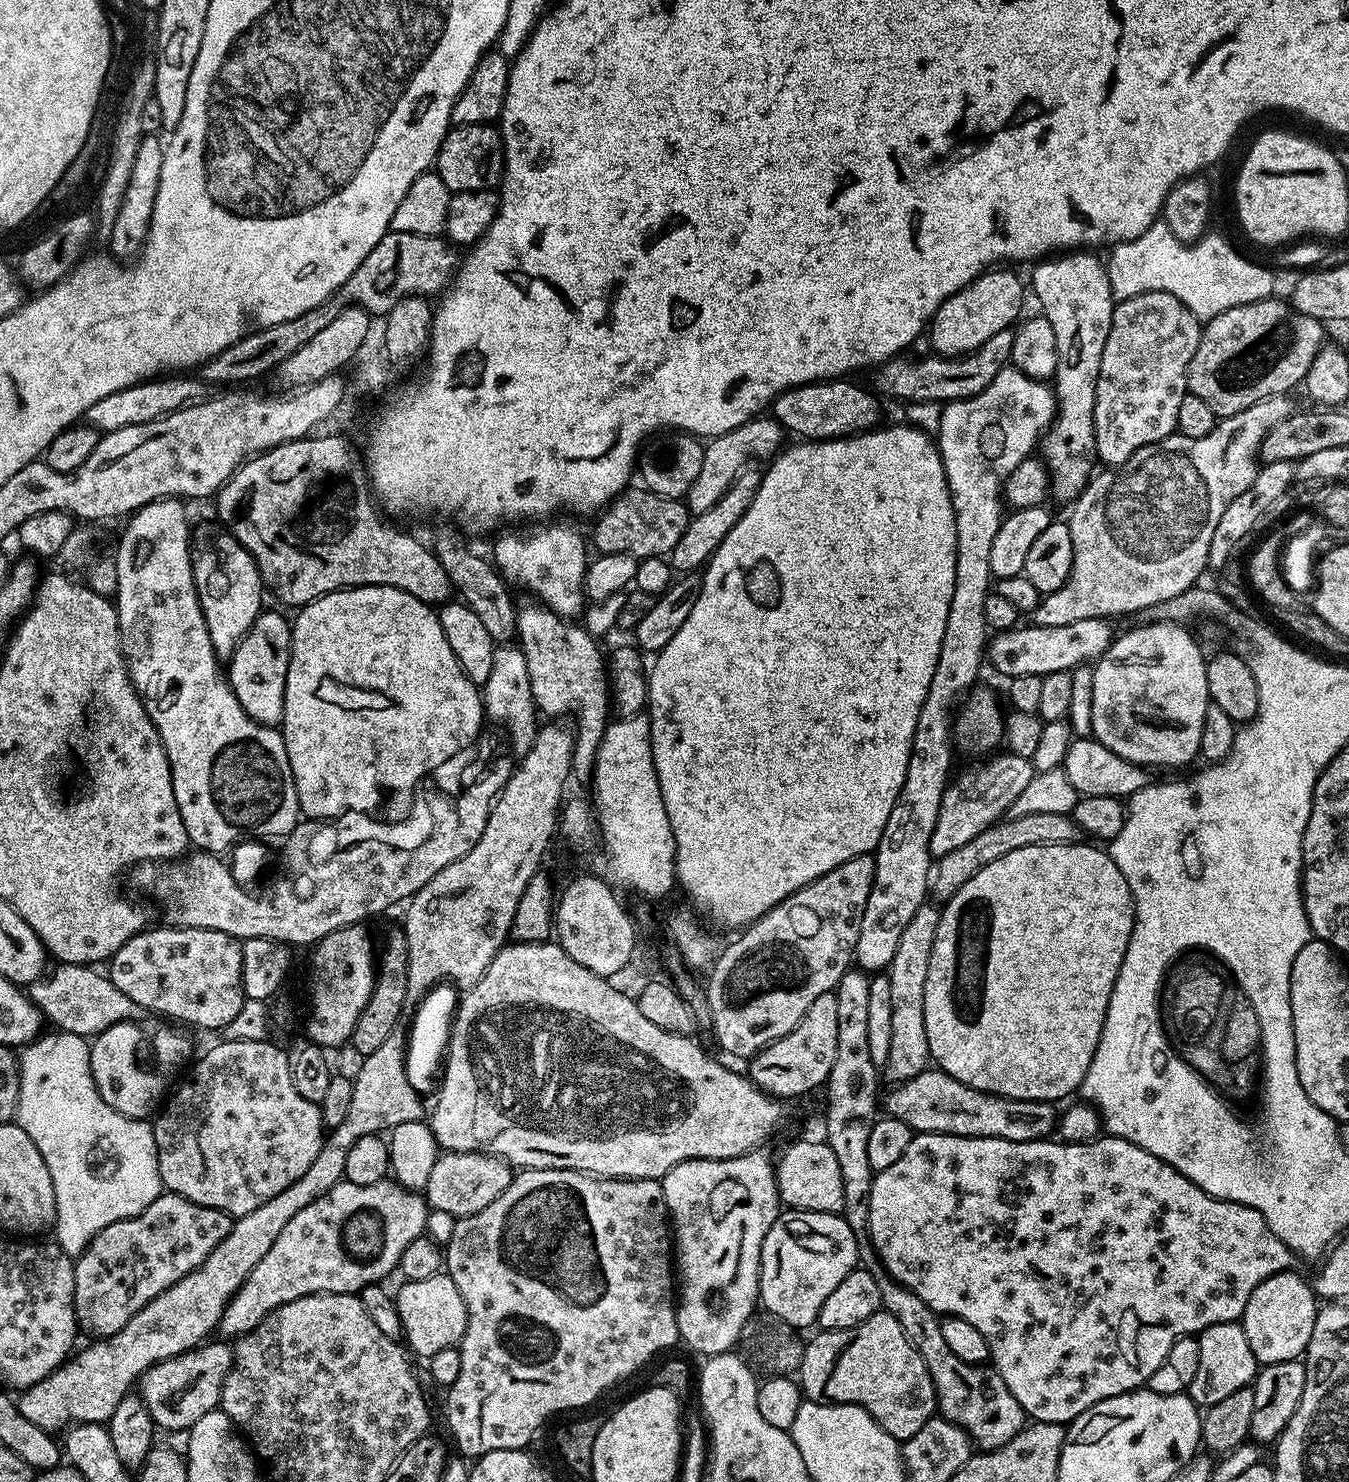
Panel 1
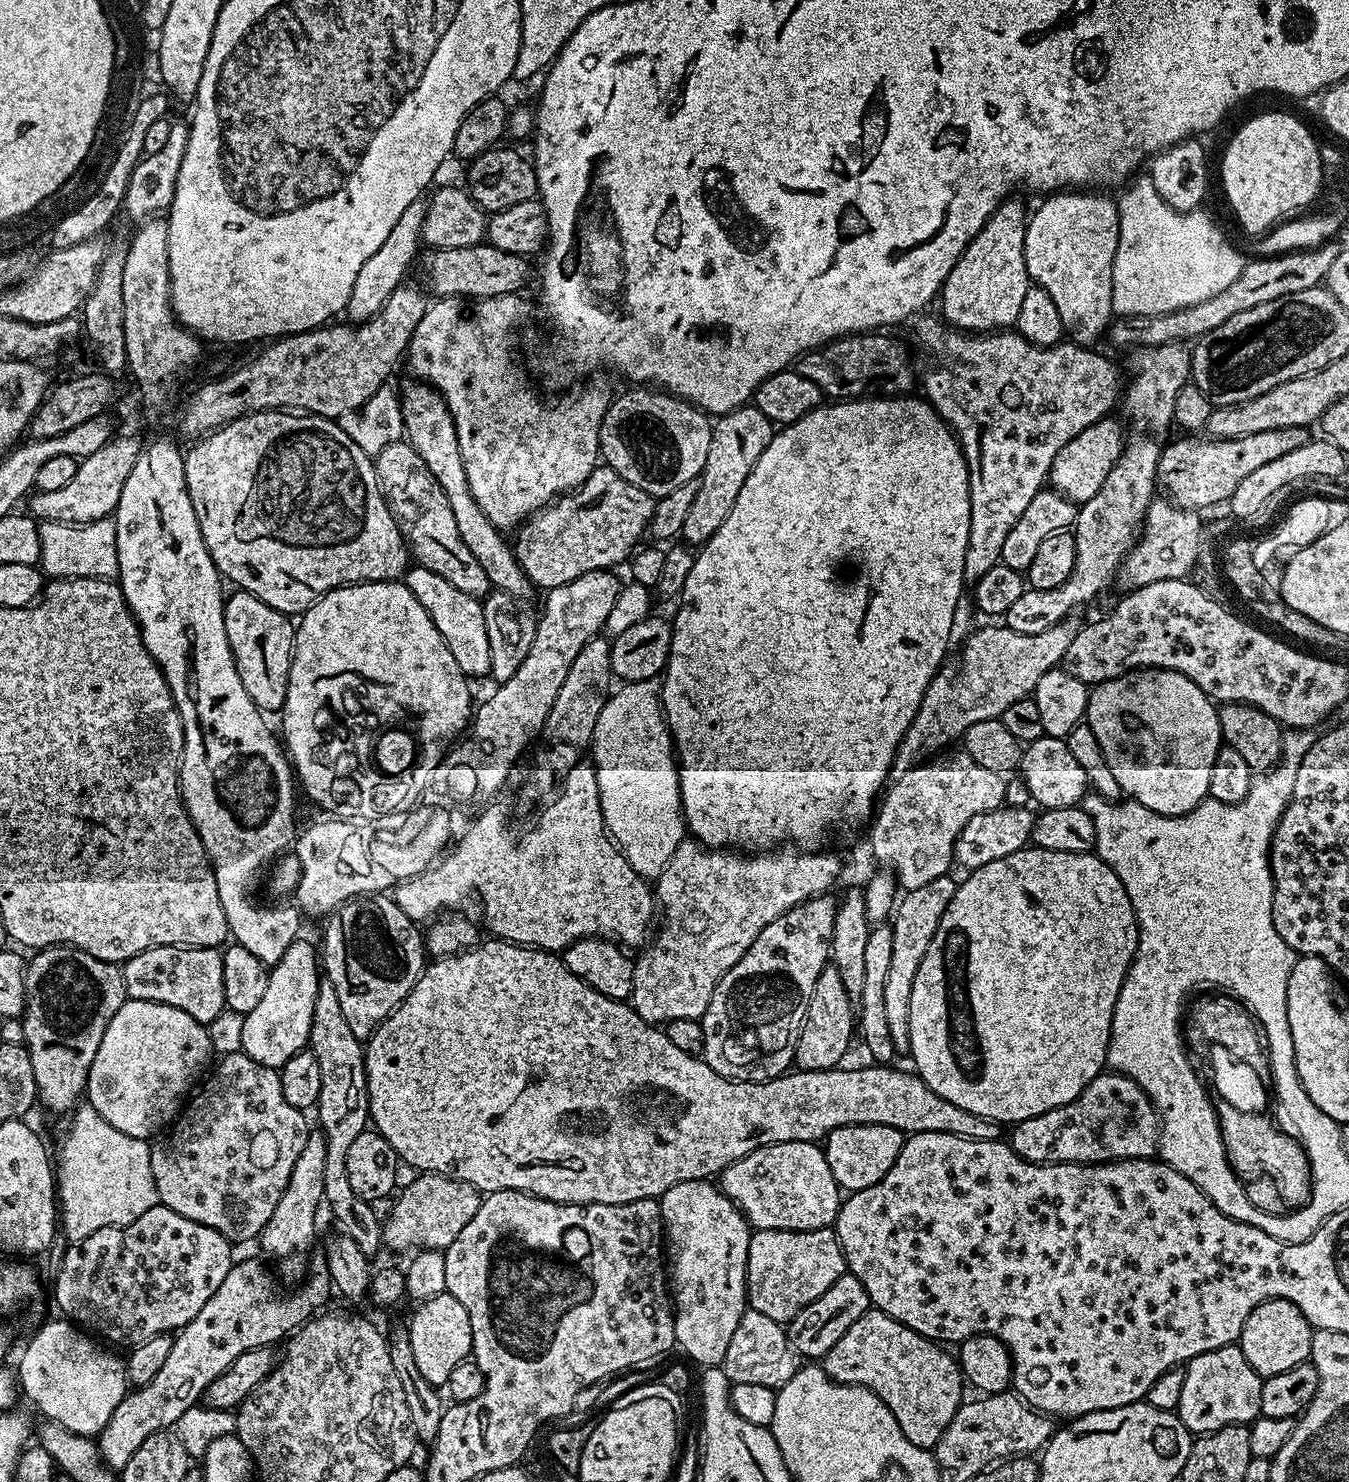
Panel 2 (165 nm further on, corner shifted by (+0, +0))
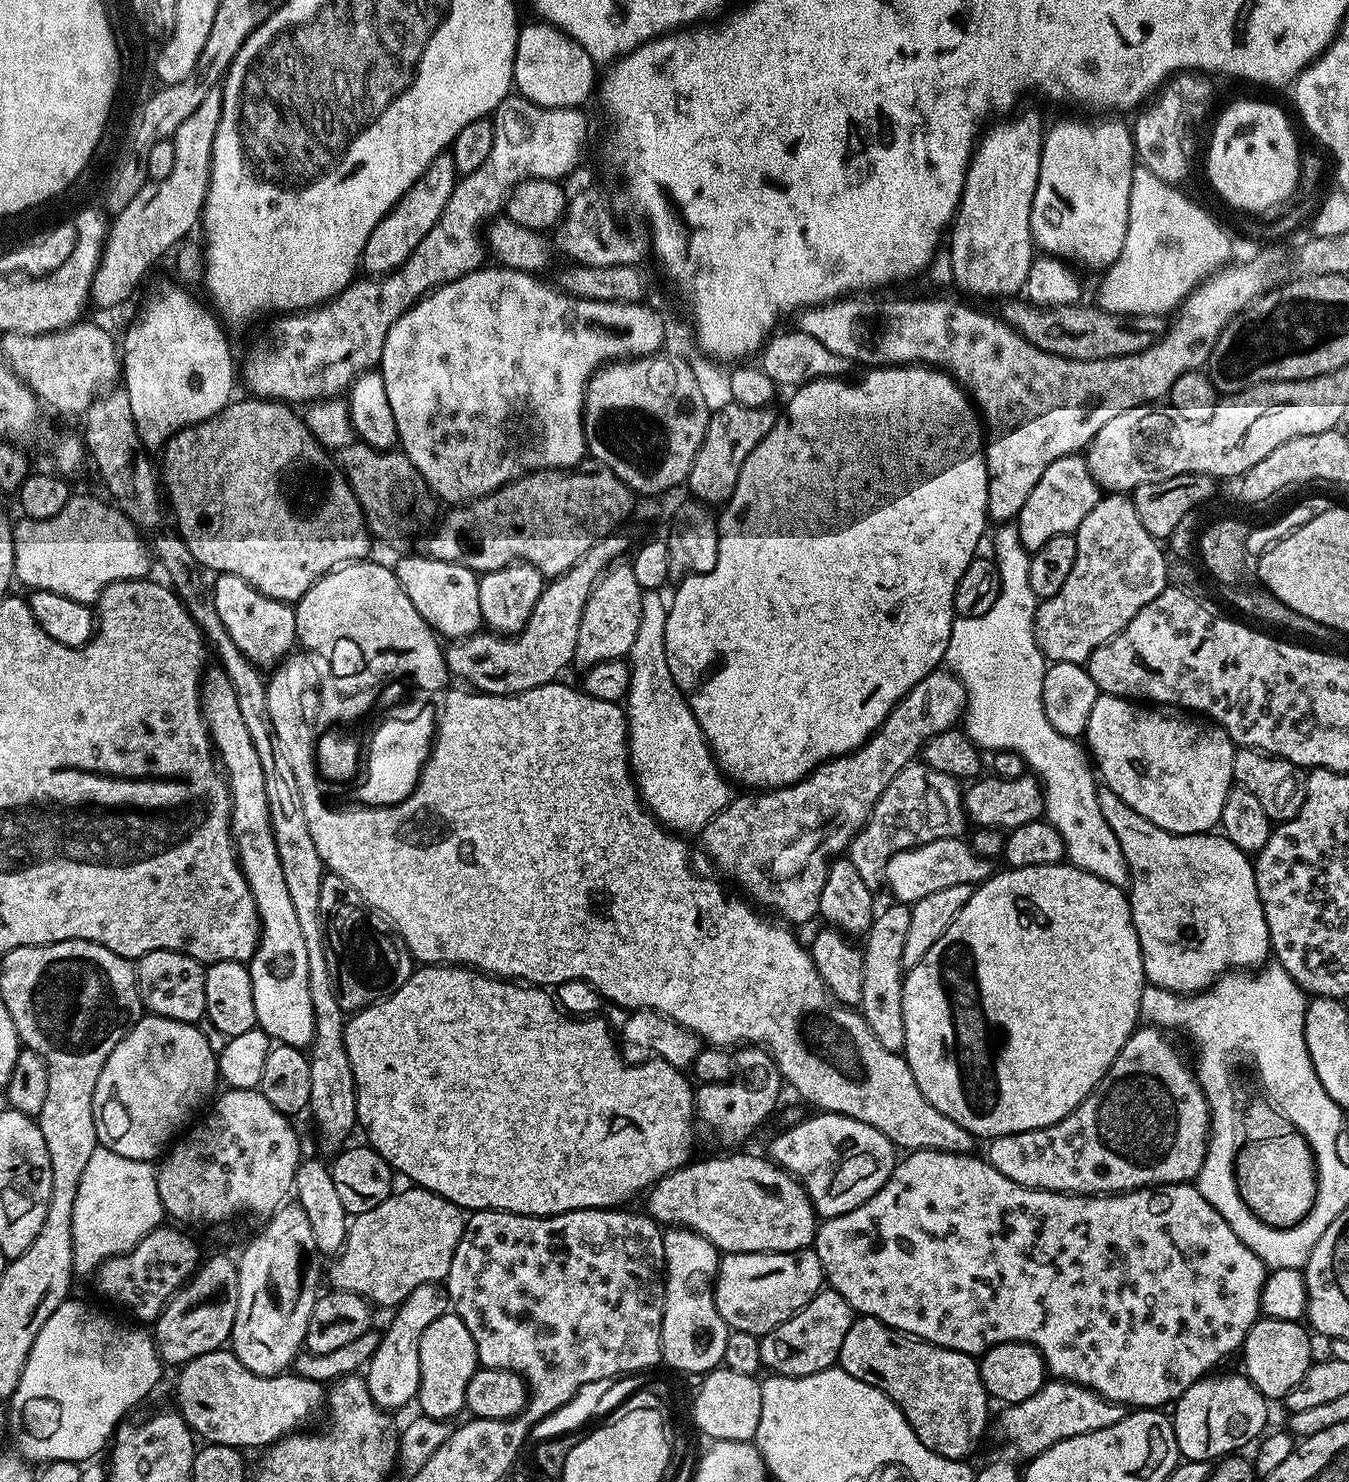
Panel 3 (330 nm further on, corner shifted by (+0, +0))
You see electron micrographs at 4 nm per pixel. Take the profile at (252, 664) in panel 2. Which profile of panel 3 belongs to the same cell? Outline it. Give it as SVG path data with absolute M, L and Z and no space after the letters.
M222 572L213 580L216 581L211 581L210 591L214 610L218 610L218 618L222 618L222 626L226 626L234 646L238 646L251 664L279 665L283 661L280 659L298 644L295 607L289 601L275 600L254 590L254 586L250 586L246 578L238 578L238 574Z

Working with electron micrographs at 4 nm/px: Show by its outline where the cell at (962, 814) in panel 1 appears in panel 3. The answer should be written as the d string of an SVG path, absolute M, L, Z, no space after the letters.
M913 762L900 771L898 778L894 778L886 790L882 790L882 798L878 798L872 808L863 830L848 845L846 856L854 862L862 882L876 890L881 887L884 867L891 856L938 838L959 837L964 824L966 817L961 781L950 774L927 768L922 762Z

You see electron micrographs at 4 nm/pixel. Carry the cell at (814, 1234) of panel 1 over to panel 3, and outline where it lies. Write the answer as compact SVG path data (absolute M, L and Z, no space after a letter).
M805 1250L803 1252L730 1252L720 1257L720 1269L716 1275L716 1305L718 1306L718 1312L722 1314L722 1318L732 1332L745 1332L748 1335L759 1338L775 1330L778 1325L789 1320L796 1312L801 1312L822 1291L825 1284L822 1262L815 1250Z

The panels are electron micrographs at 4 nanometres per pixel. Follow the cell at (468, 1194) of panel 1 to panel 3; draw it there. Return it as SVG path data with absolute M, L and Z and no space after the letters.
M408 1186L405 1192L393 1191L382 1206L366 1210L366 1214L351 1217L348 1225L348 1240L341 1252L327 1265L326 1280L337 1292L353 1292L373 1305L381 1304L395 1309L418 1286L443 1281L450 1270L454 1250L464 1233L465 1213L454 1202L419 1186Z

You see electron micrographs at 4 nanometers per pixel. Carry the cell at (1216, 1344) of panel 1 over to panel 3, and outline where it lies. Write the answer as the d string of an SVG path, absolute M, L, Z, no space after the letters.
M1228 1372L1225 1376L1209 1374L1195 1380L1174 1401L1173 1408L1176 1409L1170 1412L1170 1419L1176 1445L1184 1460L1219 1461L1244 1450L1269 1427L1269 1401L1249 1382L1247 1376L1236 1372Z

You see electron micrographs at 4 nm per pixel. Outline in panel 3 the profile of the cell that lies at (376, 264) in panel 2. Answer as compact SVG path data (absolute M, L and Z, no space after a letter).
M451 151L442 153L438 158L434 158L434 162L430 162L430 166L418 178L418 182L414 182L414 186L410 186L410 190L402 194L397 204L384 215L382 222L374 226L370 238L366 238L362 268L363 271L368 271L365 273L369 277L379 278L389 272L395 272L402 266L402 262L406 262L406 258L410 258L414 246L418 246L418 242L422 242L422 238L430 234L446 202L450 202L450 194L457 179L458 173Z

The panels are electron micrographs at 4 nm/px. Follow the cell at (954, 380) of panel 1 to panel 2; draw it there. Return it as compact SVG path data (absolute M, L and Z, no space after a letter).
M853 334L832 340L823 348L805 352L794 365L794 370L820 388L833 401L854 400L875 394L880 398L895 398L911 393L917 387L918 372L912 369L908 352L892 334Z

